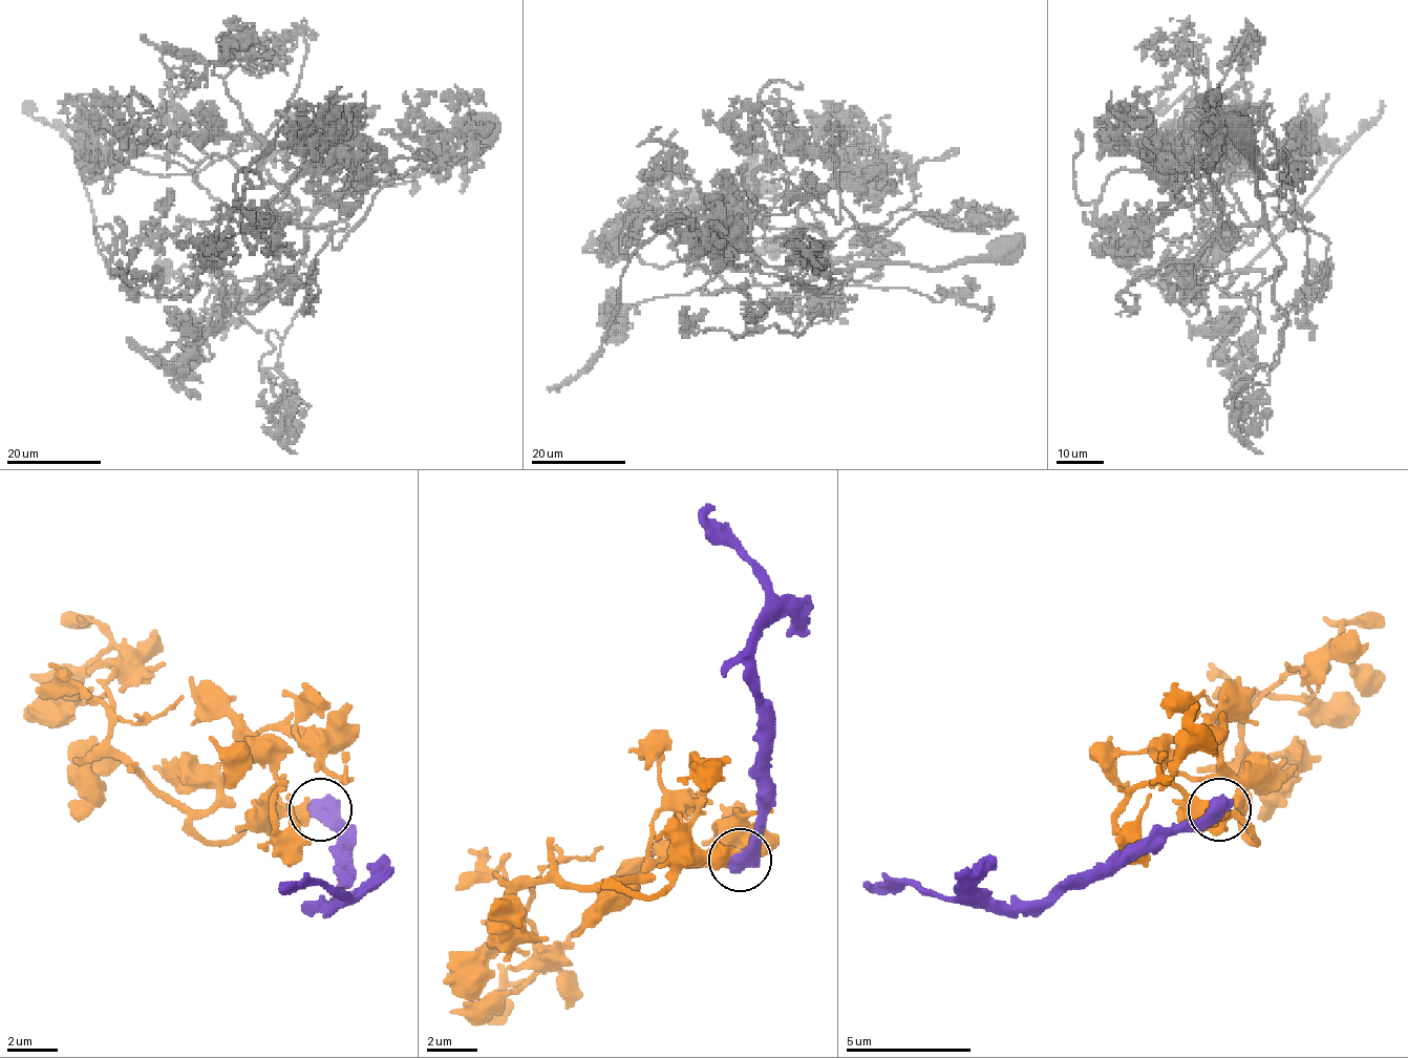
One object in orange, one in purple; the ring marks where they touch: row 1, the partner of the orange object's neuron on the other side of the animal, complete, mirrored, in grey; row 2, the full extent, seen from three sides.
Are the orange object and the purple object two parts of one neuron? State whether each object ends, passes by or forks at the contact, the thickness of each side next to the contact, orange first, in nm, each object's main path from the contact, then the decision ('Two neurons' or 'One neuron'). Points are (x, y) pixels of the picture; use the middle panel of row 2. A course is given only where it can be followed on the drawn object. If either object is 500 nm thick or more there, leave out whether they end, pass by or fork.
Thickness 550 nm (orange) against 650 nm. Course of orange: (742, 862), (691, 862), (654, 893), (621, 893), (533, 881), (527, 906), (533, 975), (508, 988), (489, 1025). Course of purple: (742, 862), (761, 837), (754, 653), (767, 571), (704, 502). Two neurons

